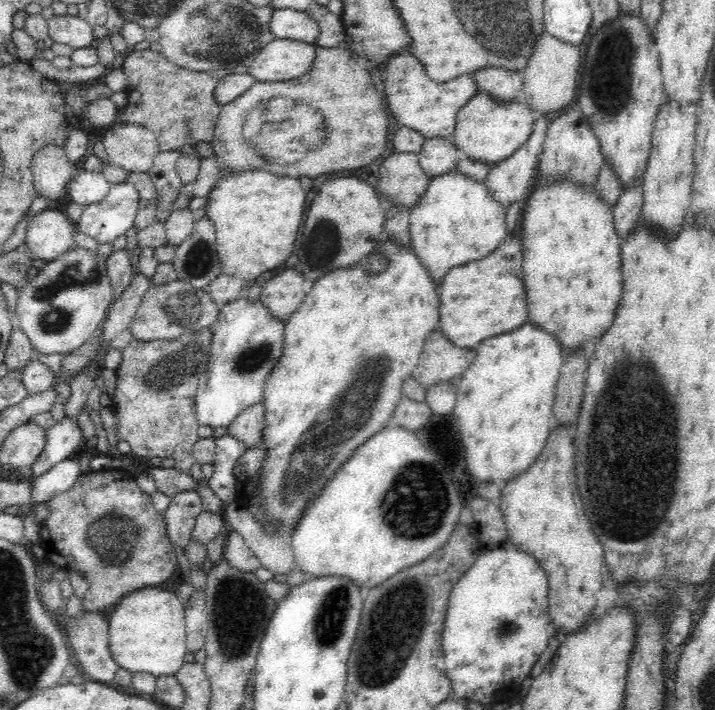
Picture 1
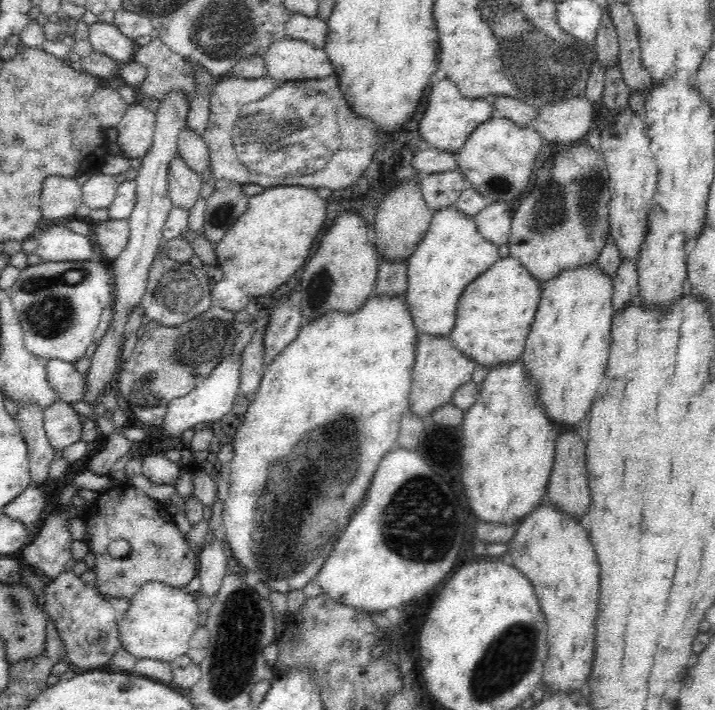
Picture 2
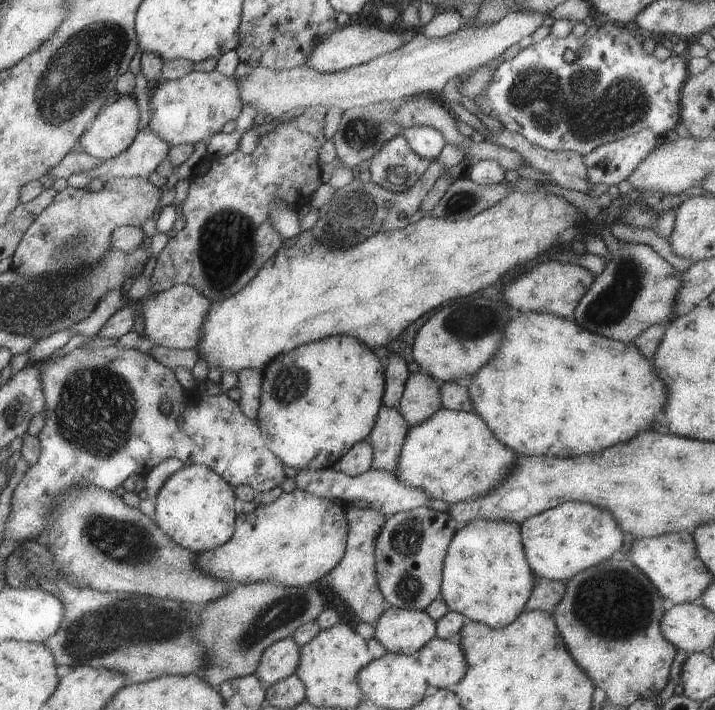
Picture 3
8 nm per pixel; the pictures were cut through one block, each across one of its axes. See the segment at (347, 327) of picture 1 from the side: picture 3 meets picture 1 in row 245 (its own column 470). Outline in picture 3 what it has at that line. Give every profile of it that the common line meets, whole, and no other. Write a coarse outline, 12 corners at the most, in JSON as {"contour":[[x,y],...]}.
{"contour":[[522,313],[466,381],[518,455],[580,456],[656,421],[633,343]]}

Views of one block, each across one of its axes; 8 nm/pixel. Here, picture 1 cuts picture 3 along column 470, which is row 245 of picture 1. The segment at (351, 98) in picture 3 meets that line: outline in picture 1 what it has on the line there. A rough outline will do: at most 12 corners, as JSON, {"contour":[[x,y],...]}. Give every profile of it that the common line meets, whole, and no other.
{"contour":[[58,210],[28,223],[25,244],[51,261],[75,246],[75,223]]}

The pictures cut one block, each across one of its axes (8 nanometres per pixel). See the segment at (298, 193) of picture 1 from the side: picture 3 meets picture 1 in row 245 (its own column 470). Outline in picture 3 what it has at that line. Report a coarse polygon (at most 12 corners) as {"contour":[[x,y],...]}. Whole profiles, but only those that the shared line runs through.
{"contour":[[512,191],[350,249],[284,240],[213,304],[209,368],[334,334],[385,350],[577,228]]}

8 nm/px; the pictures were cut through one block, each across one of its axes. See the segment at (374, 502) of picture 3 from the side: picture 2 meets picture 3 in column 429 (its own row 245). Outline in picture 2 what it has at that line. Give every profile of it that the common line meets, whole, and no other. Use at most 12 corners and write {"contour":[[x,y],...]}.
{"contour":[[488,204],[474,216],[480,235],[507,244],[514,206]]}

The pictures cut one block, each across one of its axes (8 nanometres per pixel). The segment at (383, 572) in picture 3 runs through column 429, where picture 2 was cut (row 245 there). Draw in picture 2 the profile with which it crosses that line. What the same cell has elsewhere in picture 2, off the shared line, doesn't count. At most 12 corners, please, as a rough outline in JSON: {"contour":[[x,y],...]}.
{"contour":[[550,157],[513,208],[509,254],[537,280],[596,264],[605,158]]}

